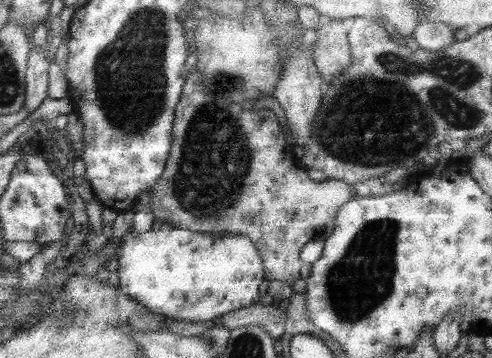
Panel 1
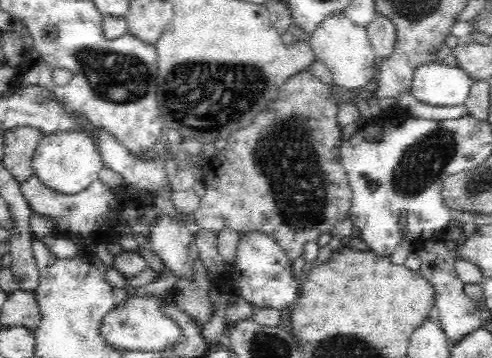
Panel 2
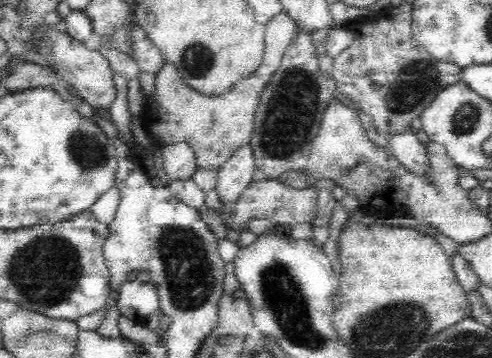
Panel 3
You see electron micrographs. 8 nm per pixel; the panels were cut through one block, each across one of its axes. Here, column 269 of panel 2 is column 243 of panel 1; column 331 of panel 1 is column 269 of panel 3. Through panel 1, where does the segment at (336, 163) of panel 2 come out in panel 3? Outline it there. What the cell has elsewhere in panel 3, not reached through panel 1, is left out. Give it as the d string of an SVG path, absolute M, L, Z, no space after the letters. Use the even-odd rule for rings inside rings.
M260 180L260 182L252 182L248 186L246 192L240 194L240 198L236 198L236 202L222 202L220 200L220 208L216 210L216 214L220 216L220 220L224 222L226 228L236 230L238 234L248 230L248 222L250 220L270 220L272 224L302 224L302 222L314 222L314 218L318 216L318 192L314 188L304 188L304 190L296 190L292 186L286 186L280 180Z

